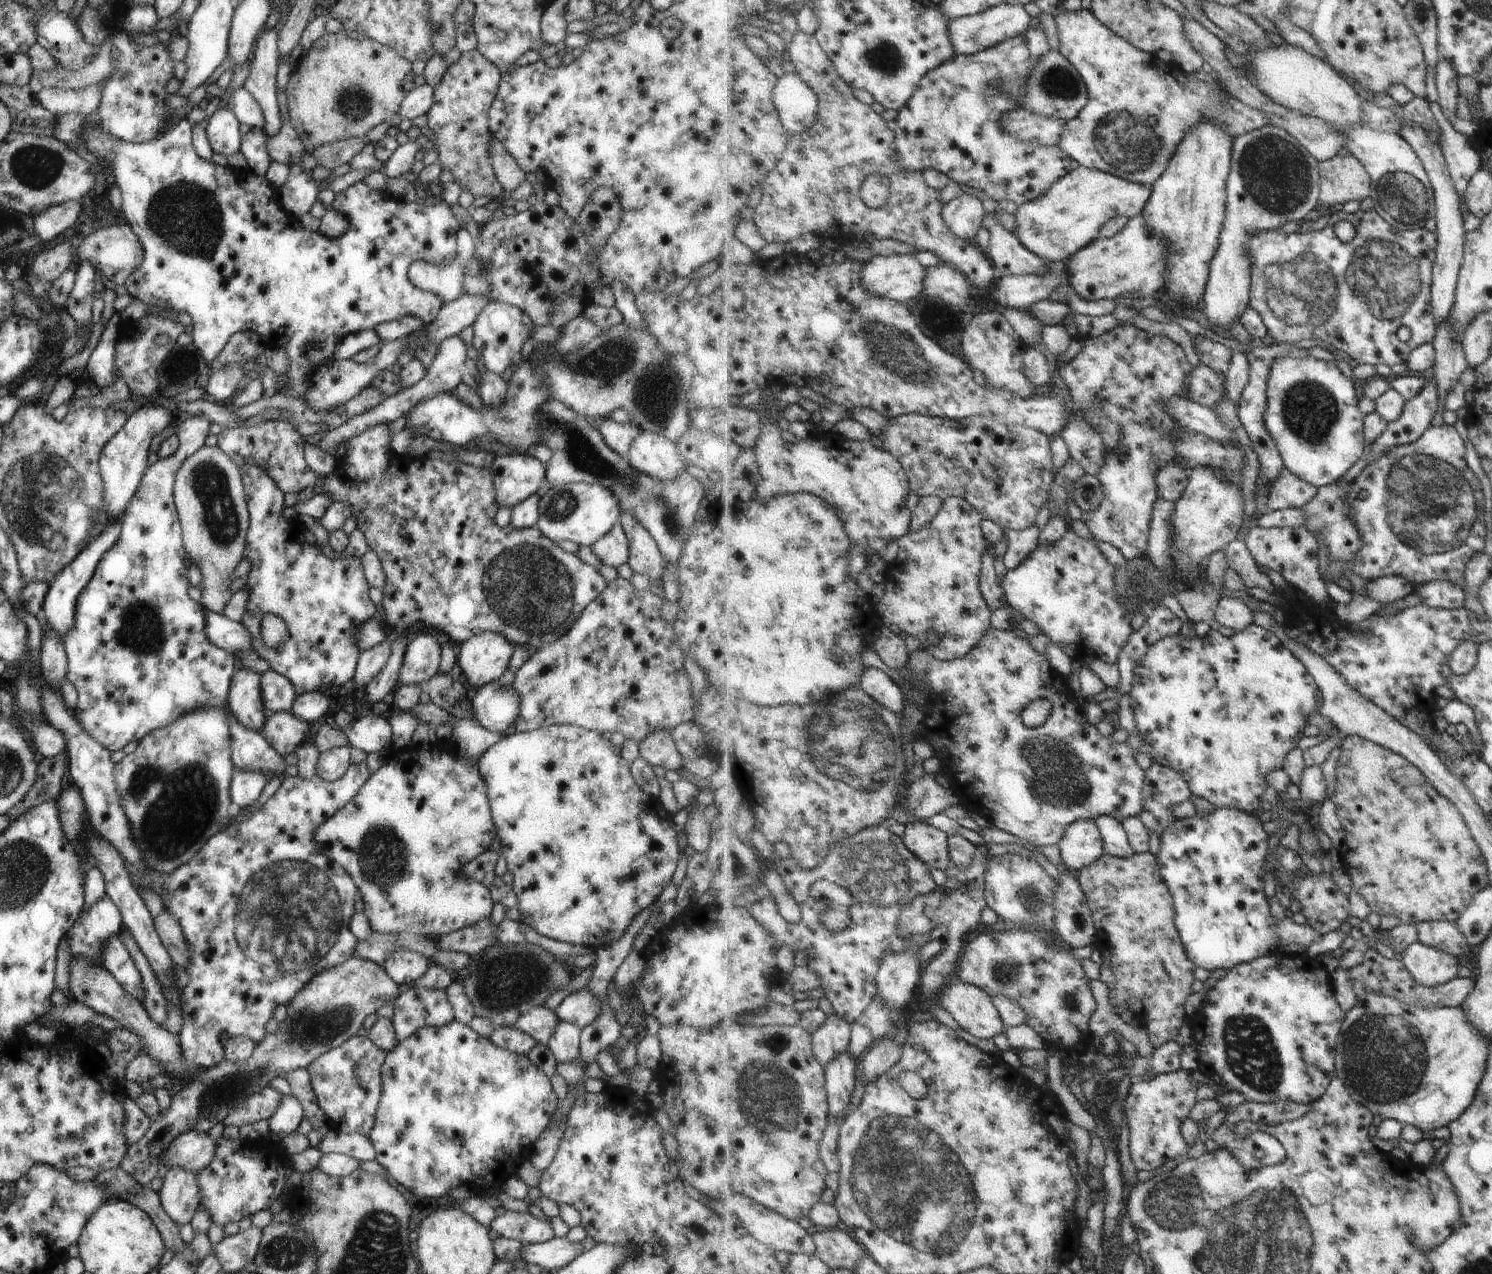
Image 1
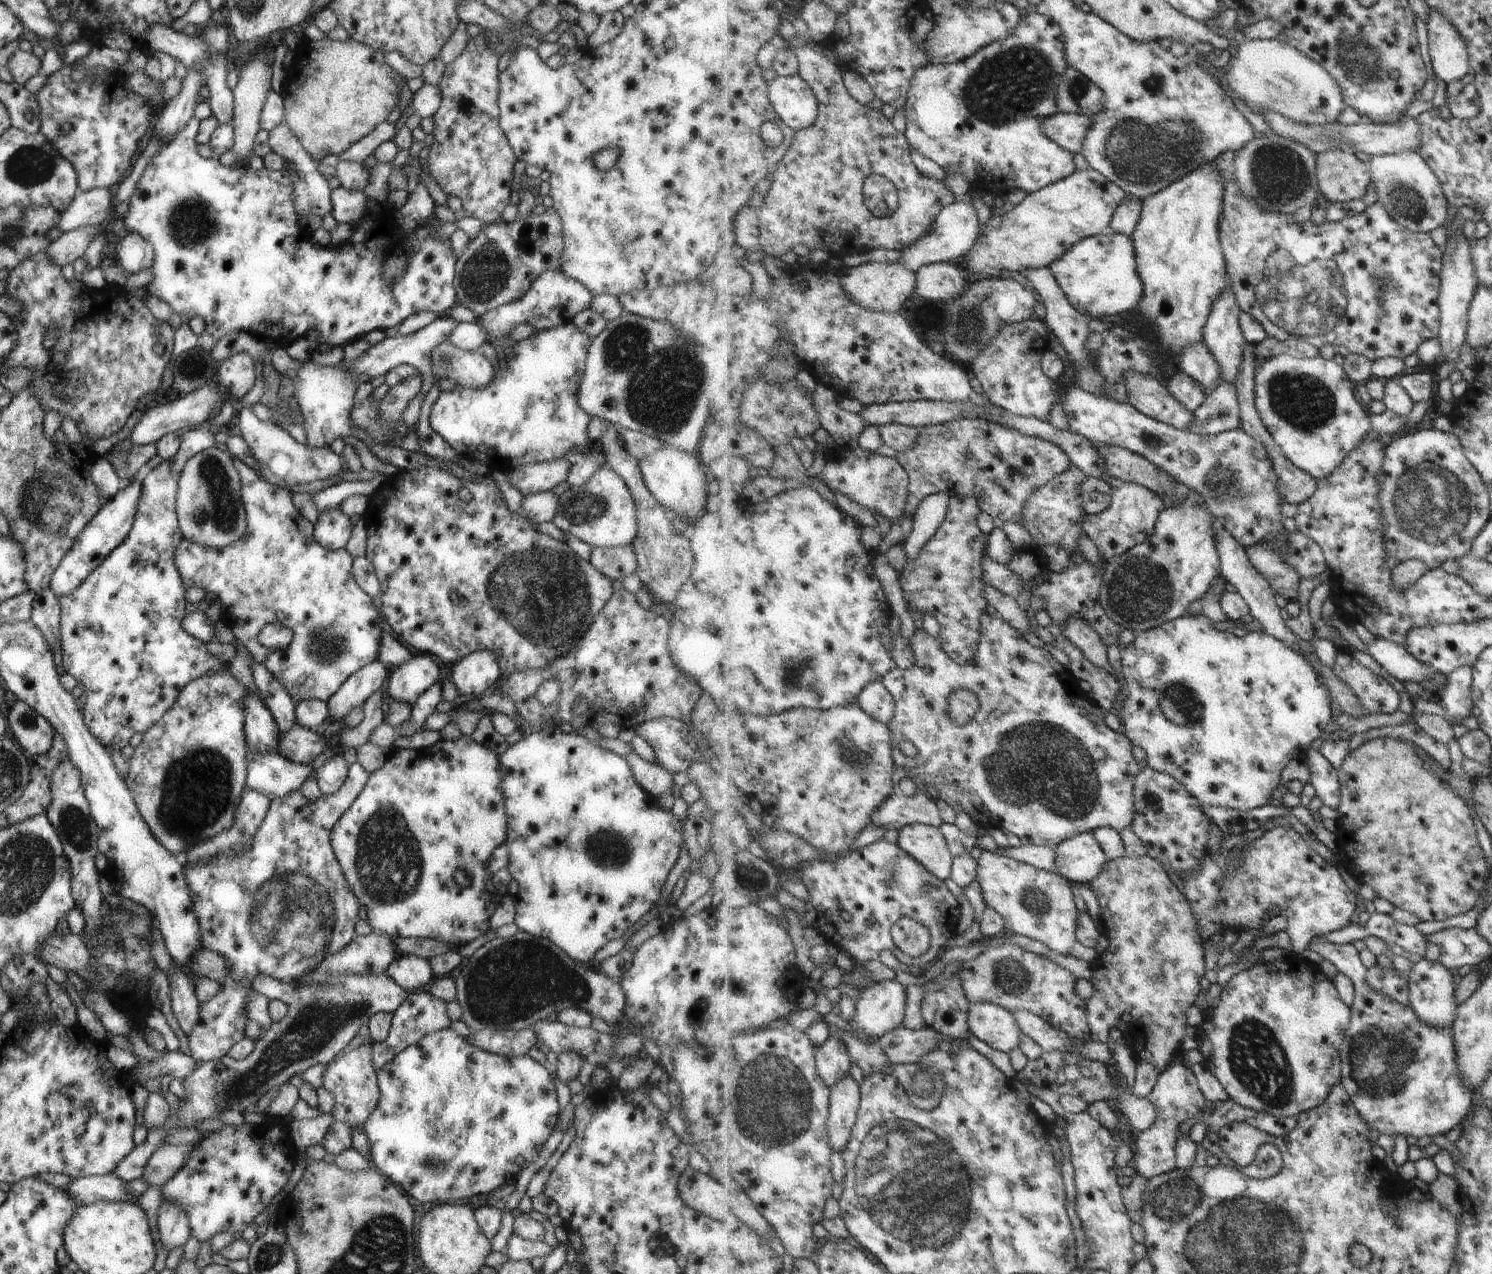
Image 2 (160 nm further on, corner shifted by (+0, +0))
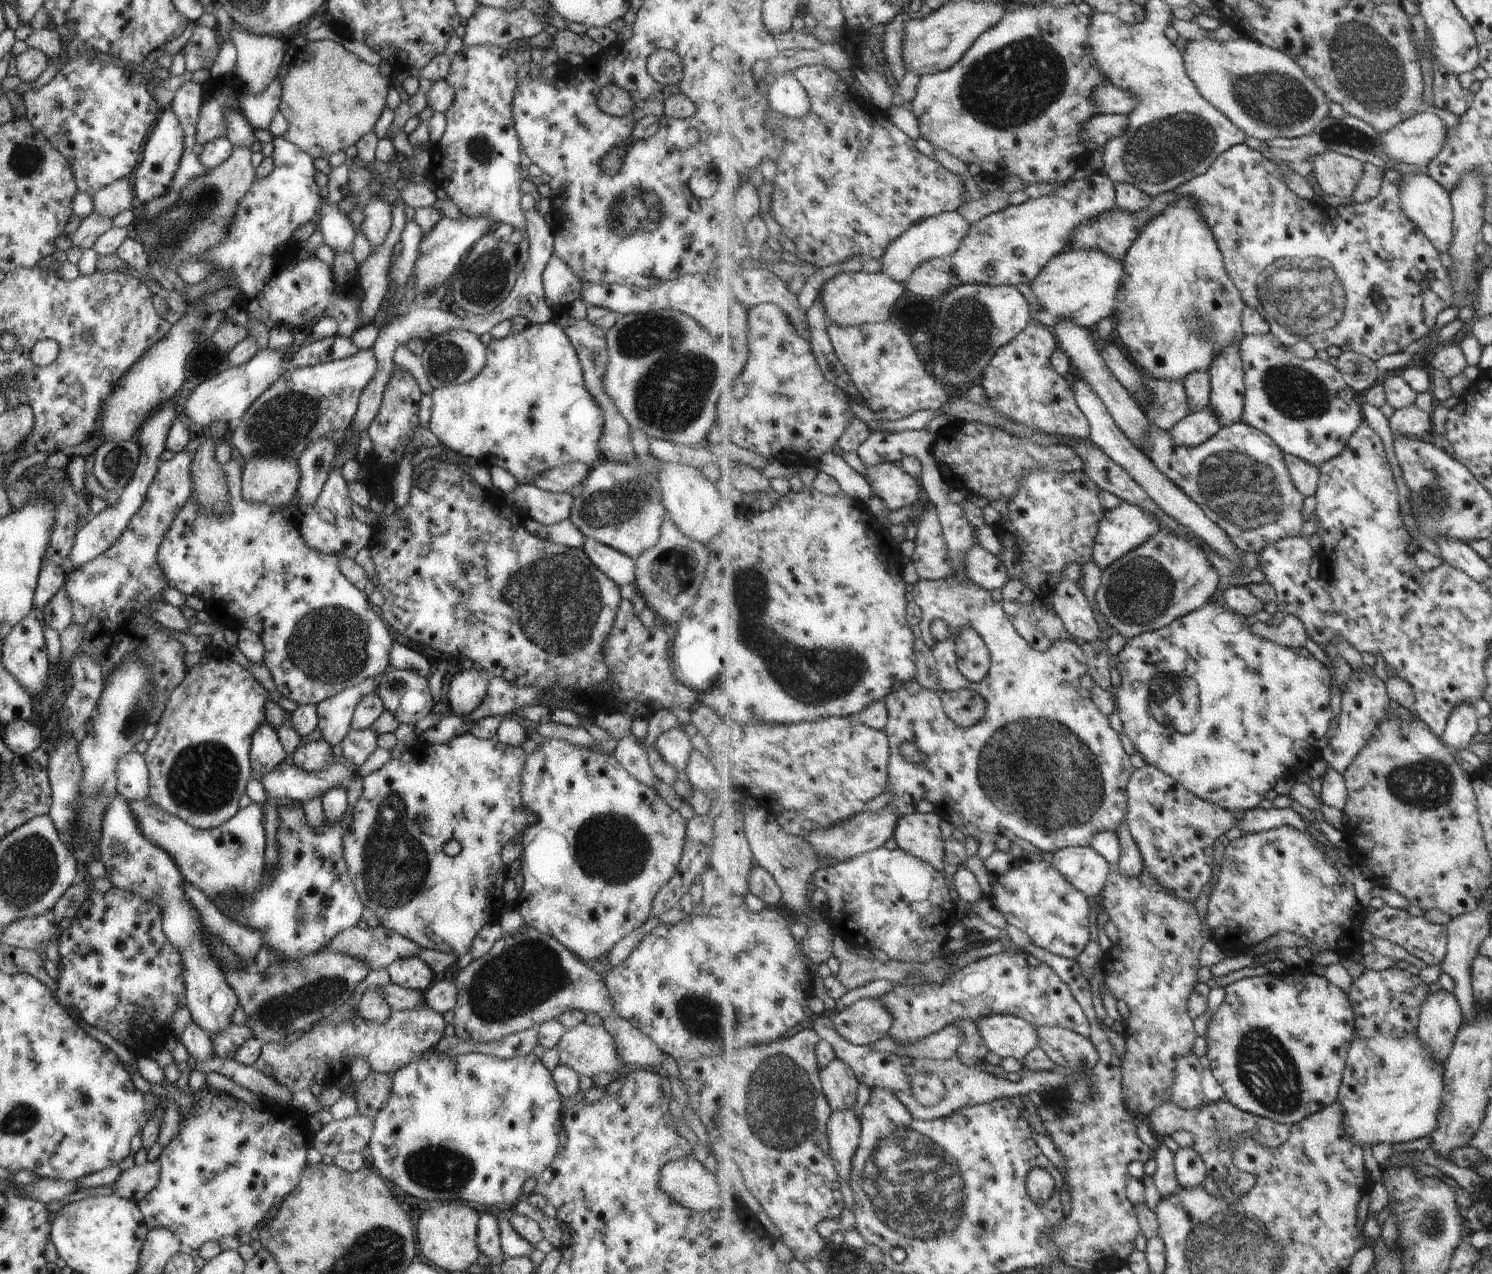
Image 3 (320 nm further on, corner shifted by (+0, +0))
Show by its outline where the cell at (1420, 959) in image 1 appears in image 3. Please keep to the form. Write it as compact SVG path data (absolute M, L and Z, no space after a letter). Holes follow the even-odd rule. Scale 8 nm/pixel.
M1441 988L1441 990L1437 992L1429 992L1427 1000L1423 1002L1416 1034L1419 1036L1419 1040L1425 1044L1425 1048L1429 1048L1429 1052L1431 1052L1441 1064L1444 1064L1447 1058L1449 1058L1451 1048L1455 1045L1457 1032L1460 1032L1464 1022L1463 1010L1455 994Z

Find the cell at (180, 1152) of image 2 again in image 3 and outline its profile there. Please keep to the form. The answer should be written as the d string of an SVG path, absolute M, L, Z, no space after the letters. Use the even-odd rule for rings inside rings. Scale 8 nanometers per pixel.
M157 1160L146 1161L120 1172L117 1180L110 1185L114 1196L137 1203L143 1196L153 1190L159 1180L161 1166Z

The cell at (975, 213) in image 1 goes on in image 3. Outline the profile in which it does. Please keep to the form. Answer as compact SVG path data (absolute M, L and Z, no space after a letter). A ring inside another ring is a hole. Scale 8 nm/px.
M958 211L941 213L929 219L919 220L888 248L885 256L880 259L880 272L885 272L893 280L906 284L921 264L935 258L945 259L958 251L963 240L967 238L969 230L971 230L971 224Z

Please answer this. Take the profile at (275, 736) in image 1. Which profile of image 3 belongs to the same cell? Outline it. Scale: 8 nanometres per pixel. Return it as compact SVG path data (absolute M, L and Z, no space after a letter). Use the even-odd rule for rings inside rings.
M315 735L304 739L302 738L299 746L289 756L290 762L304 772L325 770L331 762L334 762L331 749L325 740Z

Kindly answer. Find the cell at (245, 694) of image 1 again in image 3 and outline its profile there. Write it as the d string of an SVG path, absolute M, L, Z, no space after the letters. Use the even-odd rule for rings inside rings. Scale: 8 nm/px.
M261 722L251 734L250 779L259 781L263 774L271 772L285 758L286 753L279 743L275 728L266 722Z

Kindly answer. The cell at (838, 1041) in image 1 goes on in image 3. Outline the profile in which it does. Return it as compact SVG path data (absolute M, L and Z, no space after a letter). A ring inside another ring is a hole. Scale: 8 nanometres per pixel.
M835 1058L829 1066L820 1070L819 1076L832 1112L855 1108L859 1080L847 1062Z

